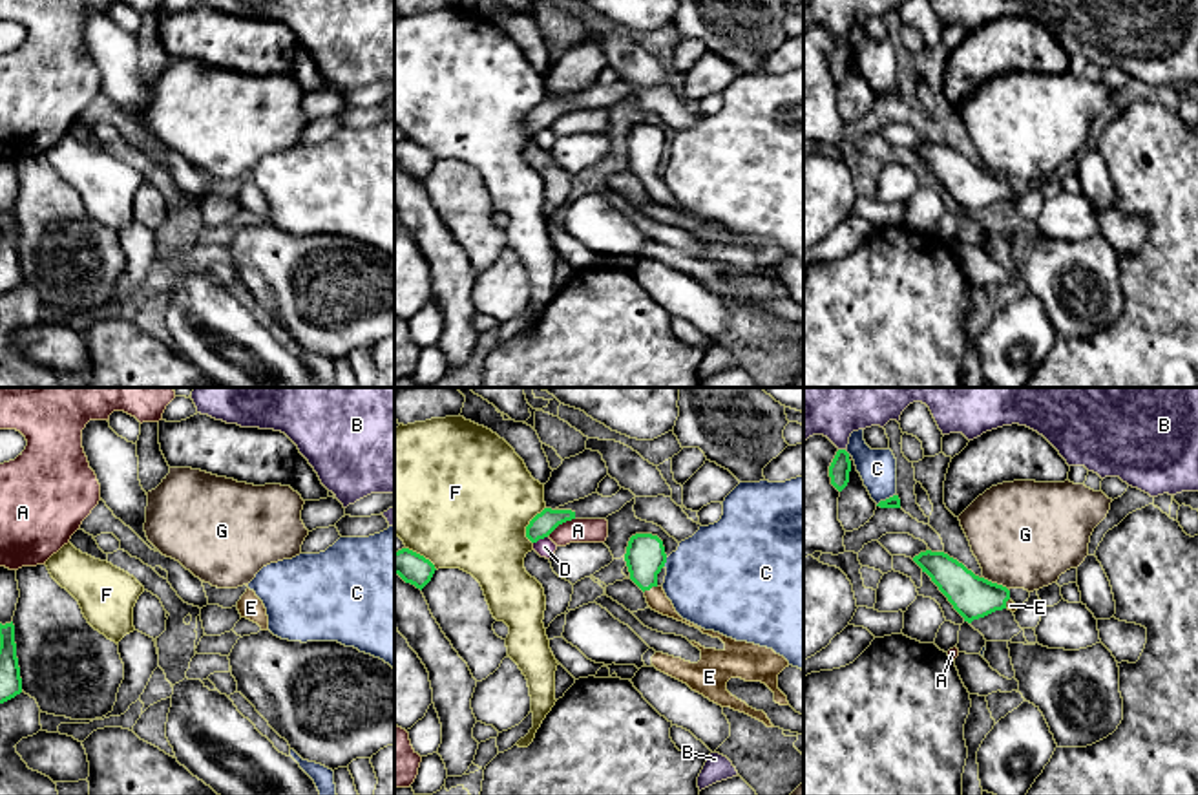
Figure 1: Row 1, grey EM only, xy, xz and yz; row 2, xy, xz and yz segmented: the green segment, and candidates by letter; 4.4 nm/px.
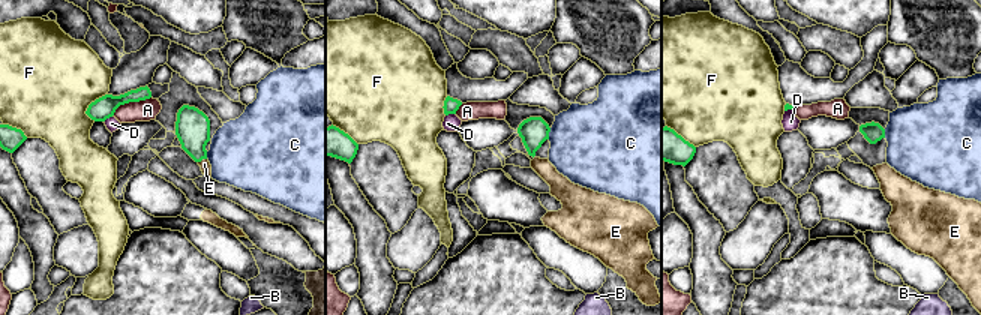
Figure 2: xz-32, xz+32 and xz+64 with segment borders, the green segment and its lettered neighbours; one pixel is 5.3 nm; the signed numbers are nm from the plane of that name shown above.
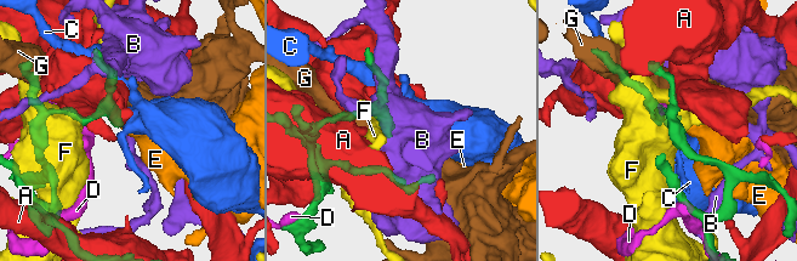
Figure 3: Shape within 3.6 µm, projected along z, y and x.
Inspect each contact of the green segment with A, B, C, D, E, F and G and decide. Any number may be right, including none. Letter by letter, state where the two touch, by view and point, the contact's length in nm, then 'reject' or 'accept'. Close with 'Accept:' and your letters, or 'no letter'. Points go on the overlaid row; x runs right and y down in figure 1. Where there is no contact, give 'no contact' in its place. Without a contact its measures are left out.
A: xz (559, 523) | 150 nm | reject
B: yz (842, 450) | 40 nm | reject
C: yz (886, 499) | 100 nm | reject
D: xz (539, 538) | 70 nm | reject
E: xz (649, 589) | 70 nm | accept
F: xz (528, 525) | 180 nm | reject
G: yz (996, 583) | 130 nm | reject
Accept: E

